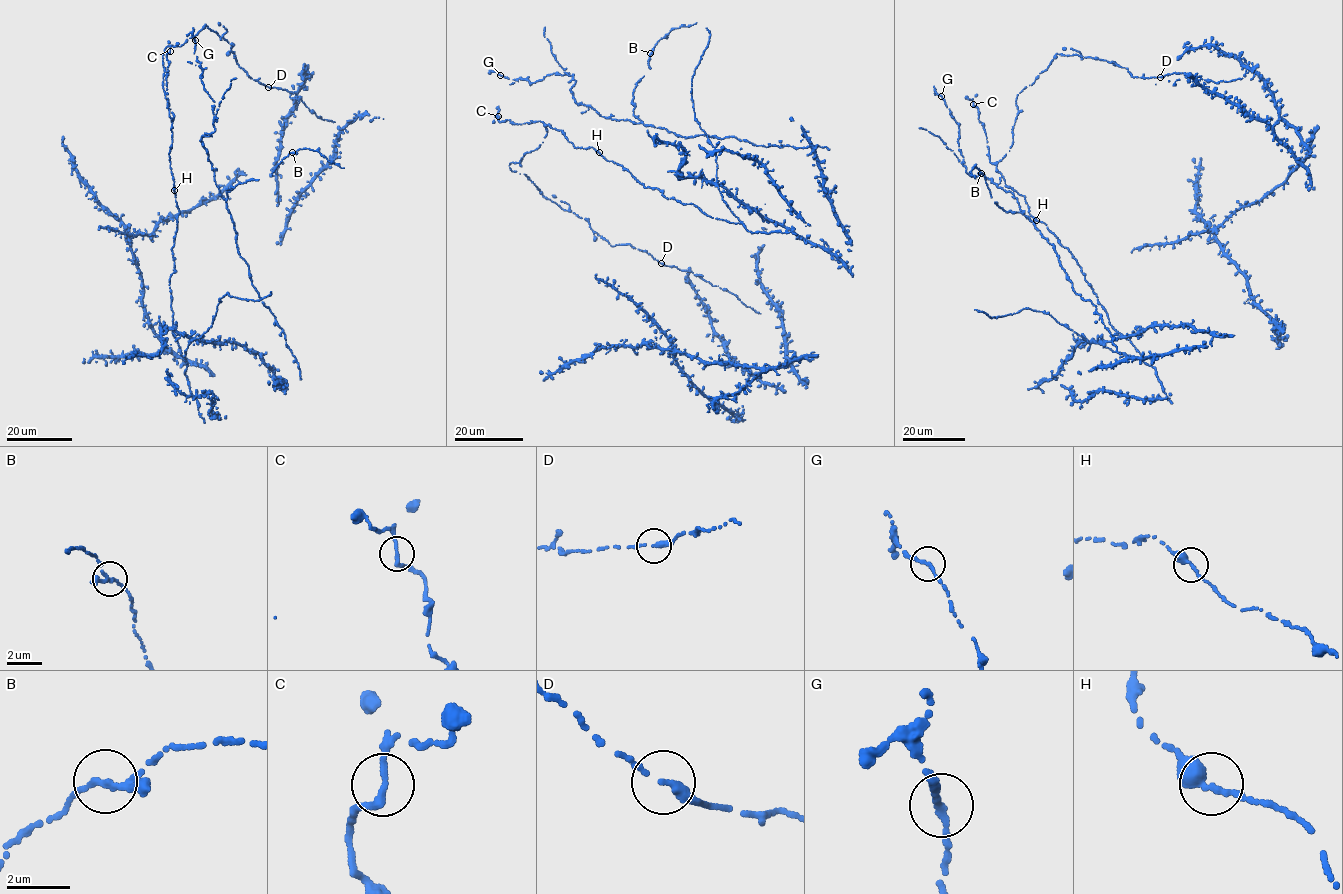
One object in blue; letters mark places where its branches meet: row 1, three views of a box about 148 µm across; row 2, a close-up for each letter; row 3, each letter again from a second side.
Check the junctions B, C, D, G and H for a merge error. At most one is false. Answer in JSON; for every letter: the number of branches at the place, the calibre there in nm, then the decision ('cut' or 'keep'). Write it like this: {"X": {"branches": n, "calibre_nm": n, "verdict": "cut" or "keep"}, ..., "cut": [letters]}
{"B": {"branches": 2, "calibre_nm": 240, "verdict": "keep"}, "C": {"branches": 2, "calibre_nm": 220, "verdict": "keep"}, "D": {"branches": 2, "calibre_nm": 240, "verdict": "keep"}, "G": {"branches": 2, "calibre_nm": 220, "verdict": "keep"}, "H": {"branches": 2, "calibre_nm": 260, "verdict": "keep"}, "cut": []}

